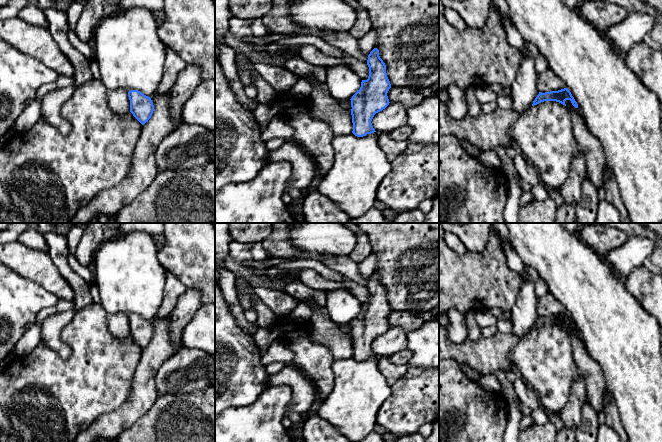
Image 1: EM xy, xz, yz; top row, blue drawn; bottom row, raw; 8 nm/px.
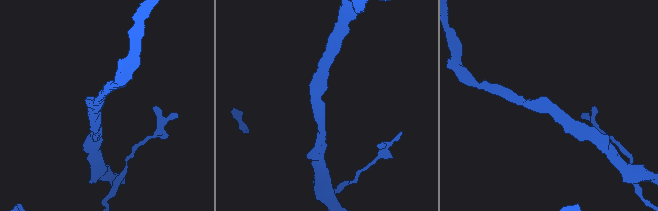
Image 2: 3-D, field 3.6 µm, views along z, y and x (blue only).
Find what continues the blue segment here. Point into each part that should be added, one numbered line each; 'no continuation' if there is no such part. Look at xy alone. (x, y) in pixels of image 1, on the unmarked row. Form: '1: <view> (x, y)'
no continuation

